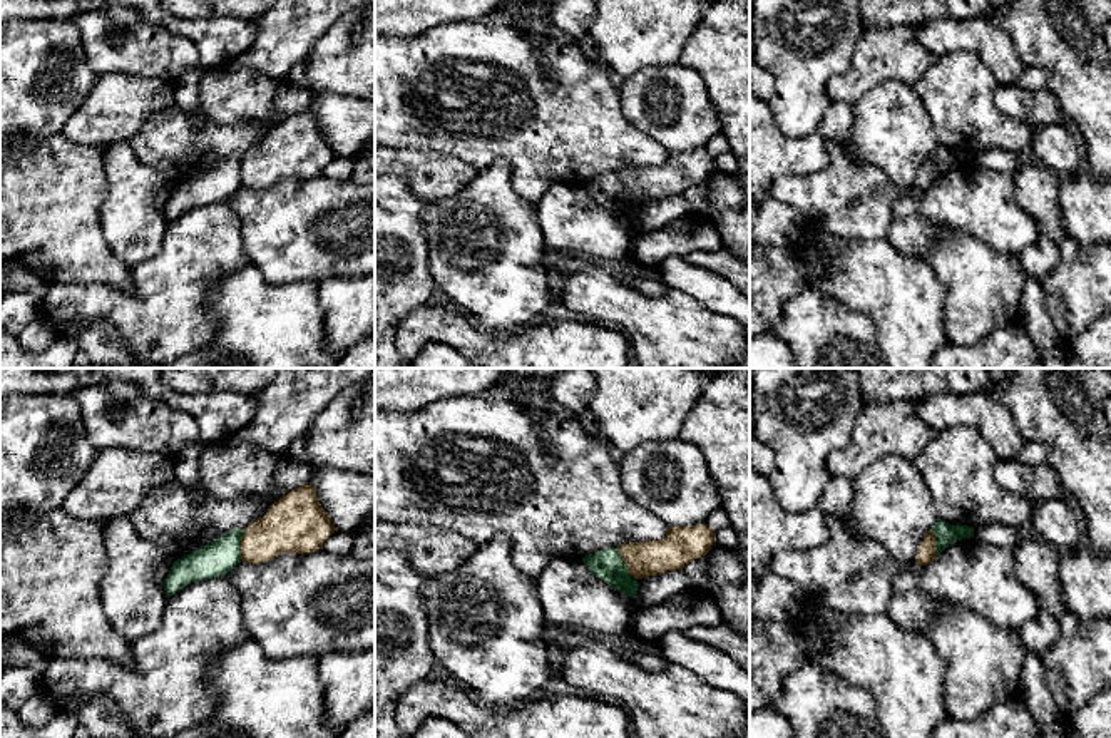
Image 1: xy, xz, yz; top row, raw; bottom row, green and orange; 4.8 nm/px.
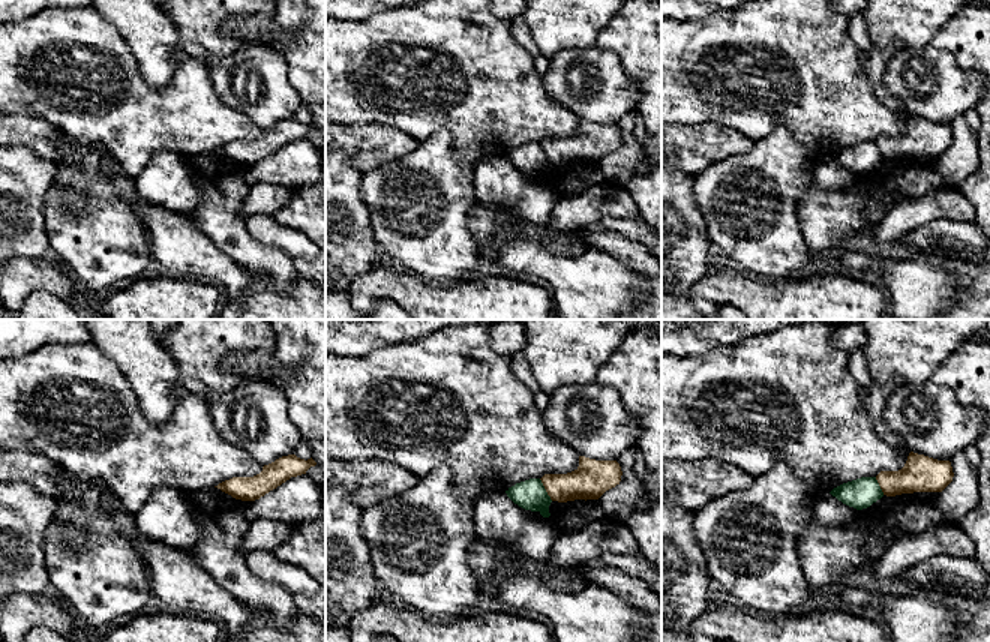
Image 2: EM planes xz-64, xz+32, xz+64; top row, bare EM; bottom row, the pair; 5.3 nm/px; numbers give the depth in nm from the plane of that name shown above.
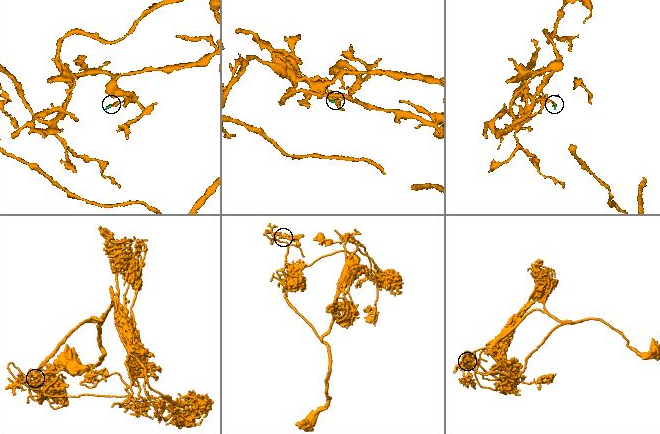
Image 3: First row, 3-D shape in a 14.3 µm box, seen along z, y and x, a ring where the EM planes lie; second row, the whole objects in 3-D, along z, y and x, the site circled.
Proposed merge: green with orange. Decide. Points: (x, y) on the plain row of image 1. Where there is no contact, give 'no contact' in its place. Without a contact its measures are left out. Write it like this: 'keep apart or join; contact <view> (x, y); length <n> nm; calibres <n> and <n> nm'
keep apart; contact xy (240, 169); length 150 nm; calibres 160 and 260 nm

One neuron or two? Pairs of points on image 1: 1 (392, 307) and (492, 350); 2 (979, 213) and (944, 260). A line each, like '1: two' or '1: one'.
1: two
2: two

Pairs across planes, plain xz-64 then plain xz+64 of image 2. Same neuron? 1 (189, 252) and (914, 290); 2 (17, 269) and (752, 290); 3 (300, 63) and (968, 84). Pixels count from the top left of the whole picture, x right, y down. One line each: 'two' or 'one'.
1: one
2: one
3: two

